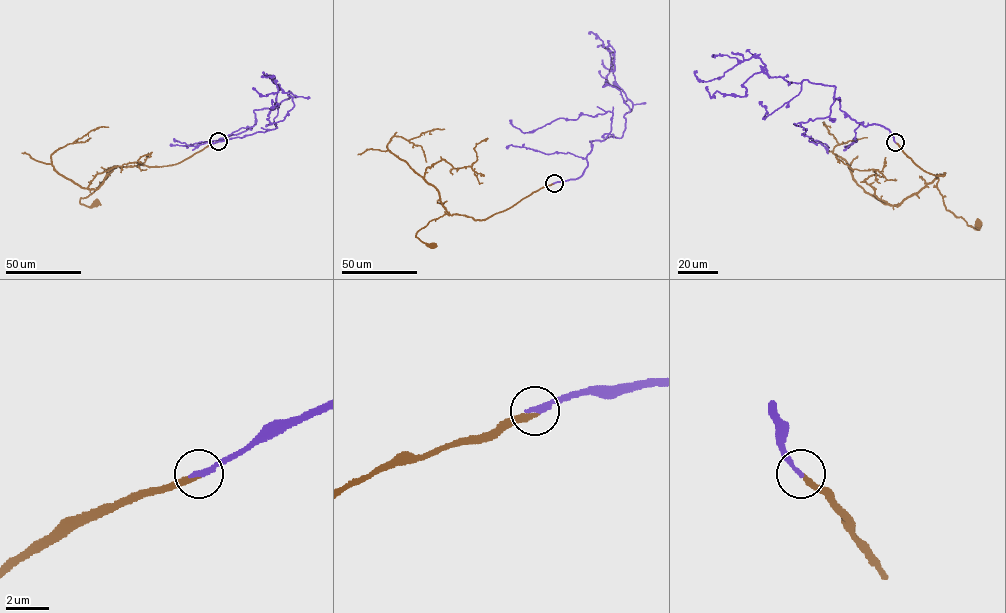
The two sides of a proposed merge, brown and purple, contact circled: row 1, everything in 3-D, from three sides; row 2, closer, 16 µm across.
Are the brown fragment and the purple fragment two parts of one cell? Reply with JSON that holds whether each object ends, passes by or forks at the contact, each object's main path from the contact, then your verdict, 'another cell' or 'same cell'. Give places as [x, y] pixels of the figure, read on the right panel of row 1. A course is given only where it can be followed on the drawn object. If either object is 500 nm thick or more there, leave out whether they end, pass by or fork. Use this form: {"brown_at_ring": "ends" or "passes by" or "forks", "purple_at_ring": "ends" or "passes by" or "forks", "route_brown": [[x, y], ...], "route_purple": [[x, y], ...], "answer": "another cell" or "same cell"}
{"brown_at_ring": "ends", "purple_at_ring": "ends", "route_brown": [[895, 142], [923, 170], [936, 175], [944, 173], [937, 176], [936, 187], [945, 208], [974, 228], [977, 223]], "route_purple": [[895, 142], [883, 126], [863, 126], [842, 112], [835, 86], [770, 77], [758, 58], [707, 81], [696, 70]], "answer": "same cell"}

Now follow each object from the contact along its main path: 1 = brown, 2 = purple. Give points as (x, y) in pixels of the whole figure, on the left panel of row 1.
1: (218, 141), (173, 165), (115, 166), (94, 191), (80, 202), (87, 206), (96, 202)
2: (217, 141), (250, 129), (253, 110), (296, 96), (271, 77), (278, 92), (252, 87)

